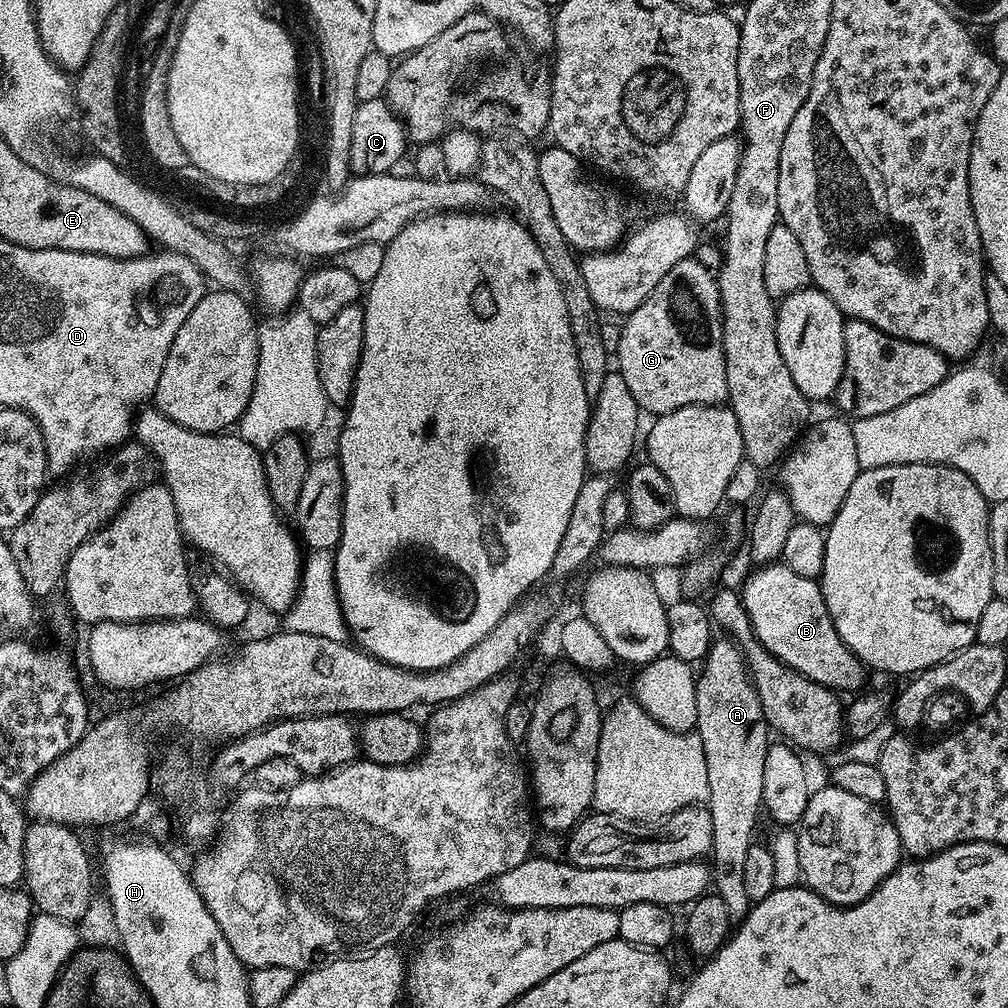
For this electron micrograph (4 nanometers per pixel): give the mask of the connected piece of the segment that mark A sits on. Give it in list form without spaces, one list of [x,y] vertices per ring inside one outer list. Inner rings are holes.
[[[713,639],[702,667],[704,673],[695,677],[697,712],[694,731],[702,738],[702,750],[706,754],[706,807],[712,827],[711,883],[715,895],[726,902],[732,921],[739,922],[750,907],[742,865],[754,843],[755,836],[752,835],[756,832],[756,819],[760,814],[762,816],[762,776],[770,745],[770,729],[756,687],[752,685],[748,663],[735,640]]]

